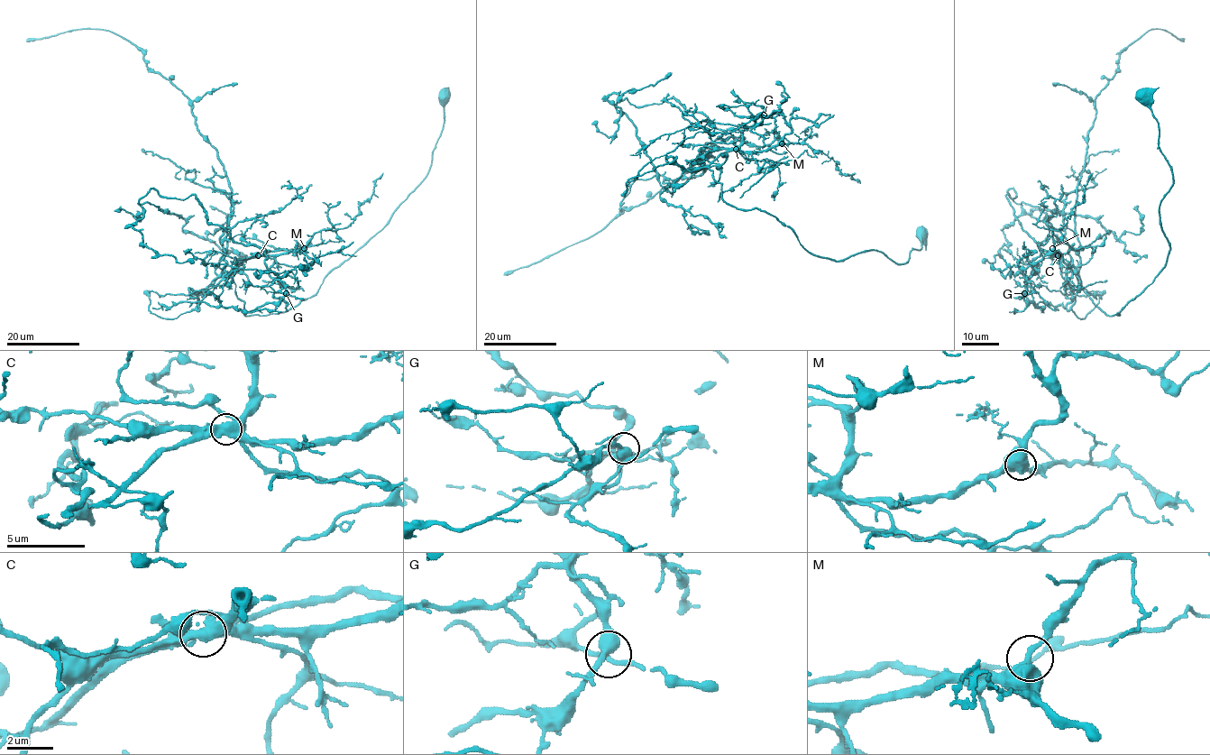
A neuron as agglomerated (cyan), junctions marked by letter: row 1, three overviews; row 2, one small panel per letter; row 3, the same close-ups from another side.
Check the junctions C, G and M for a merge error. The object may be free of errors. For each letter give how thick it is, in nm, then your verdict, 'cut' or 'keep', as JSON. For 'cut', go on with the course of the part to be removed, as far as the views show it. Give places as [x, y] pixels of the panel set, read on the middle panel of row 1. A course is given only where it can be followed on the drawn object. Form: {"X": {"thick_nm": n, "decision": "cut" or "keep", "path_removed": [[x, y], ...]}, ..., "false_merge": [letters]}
{"C": {"thick_nm": 650, "decision": "cut", "path_removed": [[736, 149], [737, 130], [714, 128], [673, 96], [616, 105], [660, 197], [705, 232], [686, 228]]}, "G": {"thick_nm": 440, "decision": "keep"}, "M": {"thick_nm": 440, "decision": "keep"}, "false_merge": ["C"]}

